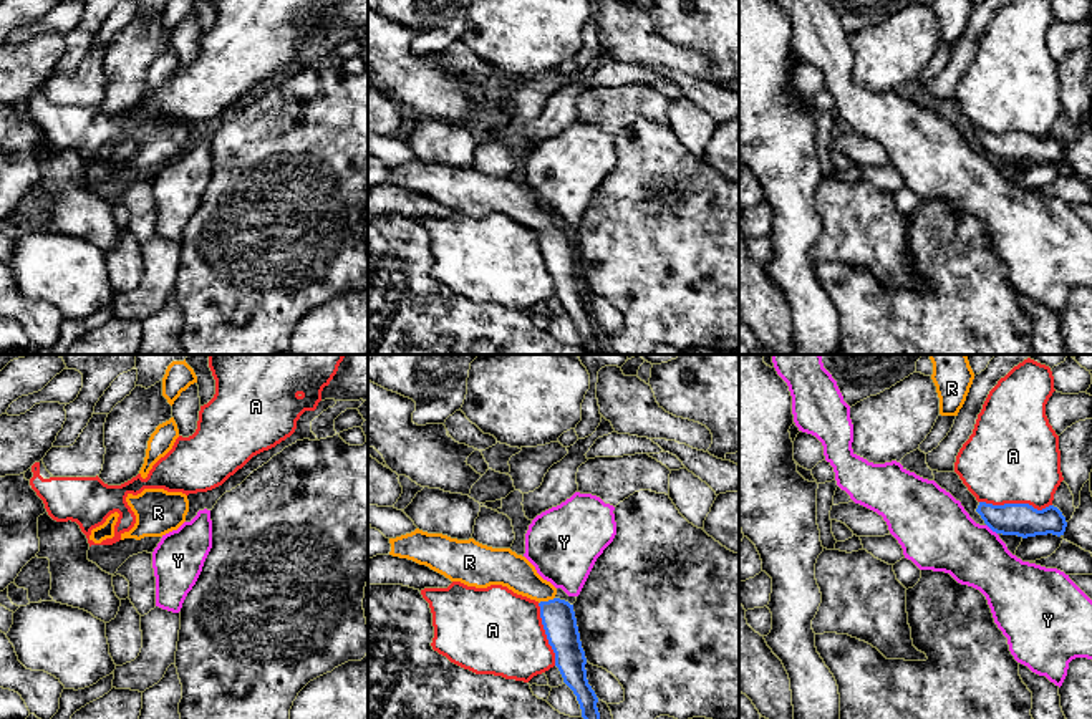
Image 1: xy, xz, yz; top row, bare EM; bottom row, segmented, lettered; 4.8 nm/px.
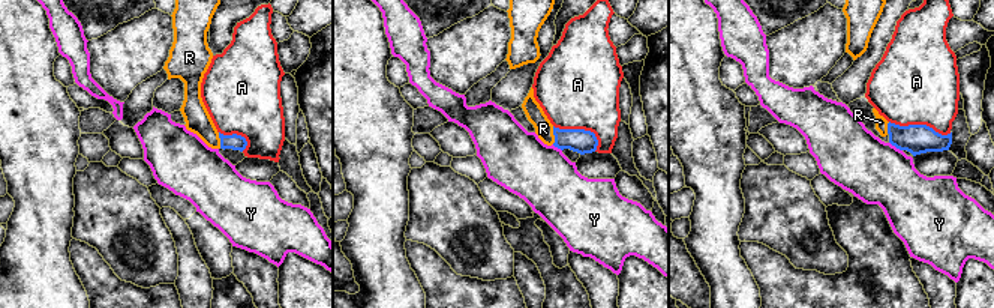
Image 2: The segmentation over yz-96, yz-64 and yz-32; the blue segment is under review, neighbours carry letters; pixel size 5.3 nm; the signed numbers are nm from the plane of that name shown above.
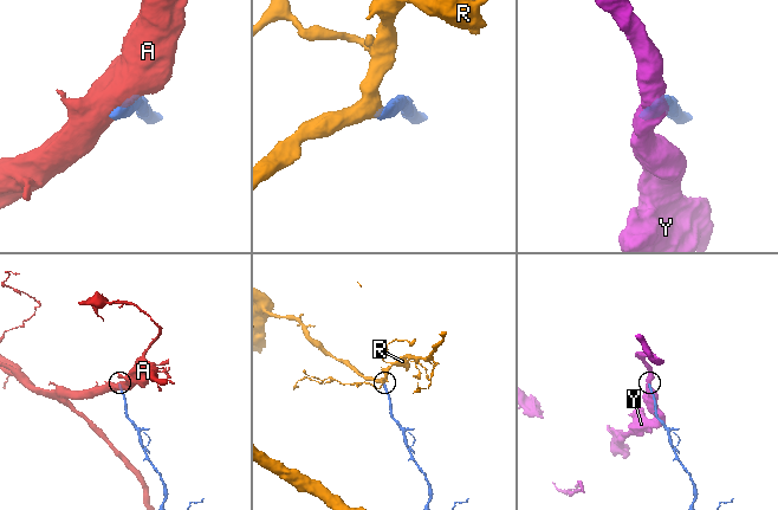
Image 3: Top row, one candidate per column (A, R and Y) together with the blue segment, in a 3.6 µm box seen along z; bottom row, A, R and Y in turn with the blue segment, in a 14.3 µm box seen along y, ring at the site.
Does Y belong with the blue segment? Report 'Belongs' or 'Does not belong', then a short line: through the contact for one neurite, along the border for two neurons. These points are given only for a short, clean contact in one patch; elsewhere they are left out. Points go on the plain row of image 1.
Does not belong. Line: yz (986, 153), (996, 163)

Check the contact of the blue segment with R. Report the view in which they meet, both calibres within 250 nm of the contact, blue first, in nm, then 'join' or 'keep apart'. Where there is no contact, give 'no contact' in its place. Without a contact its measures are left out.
xz | 160/170 nm | join

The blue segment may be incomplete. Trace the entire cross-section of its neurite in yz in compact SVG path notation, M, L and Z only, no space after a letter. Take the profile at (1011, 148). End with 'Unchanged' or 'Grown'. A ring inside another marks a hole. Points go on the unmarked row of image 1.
M979 131L976 141L993 161L1022 167L1047 162L1061 166L1067 156L1065 146L1054 134L1037 139L1029 133L993 134Z. Unchanged

